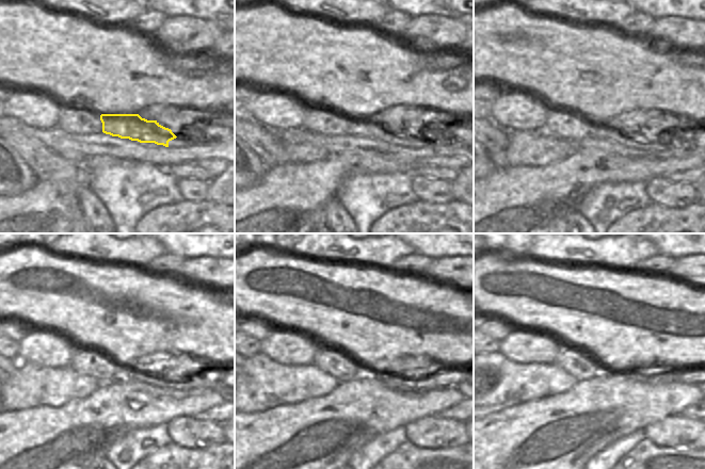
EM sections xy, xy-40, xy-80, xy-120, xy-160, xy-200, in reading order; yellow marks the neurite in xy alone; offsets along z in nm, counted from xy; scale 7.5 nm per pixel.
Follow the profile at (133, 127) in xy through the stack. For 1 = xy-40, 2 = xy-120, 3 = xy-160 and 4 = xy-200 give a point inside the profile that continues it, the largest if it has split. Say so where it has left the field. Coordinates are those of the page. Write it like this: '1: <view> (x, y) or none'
1: xy-40 (371, 128)
2: xy-120 (203, 379)
3: xy-160 (447, 377)
4: xy-200 (683, 375)

